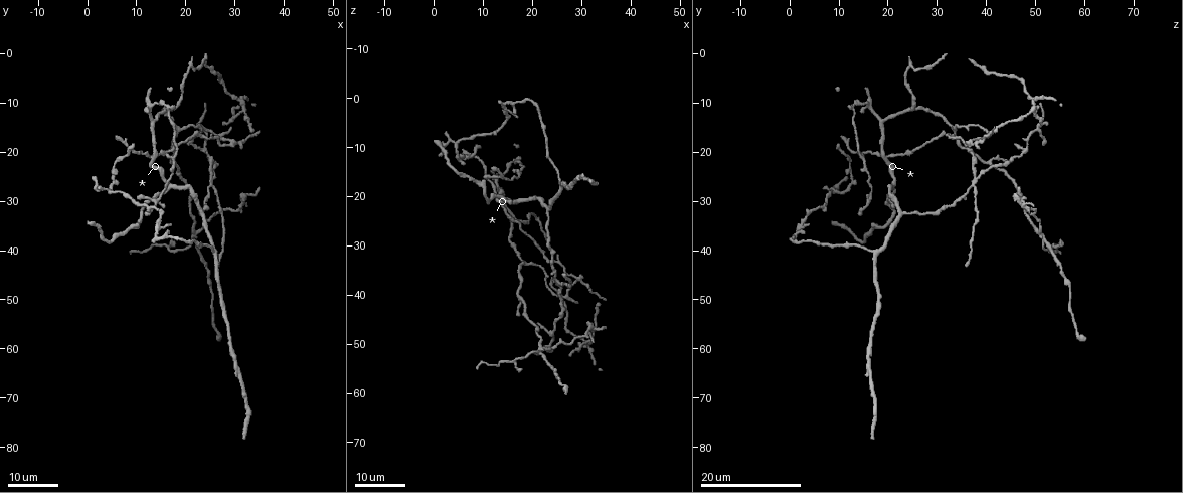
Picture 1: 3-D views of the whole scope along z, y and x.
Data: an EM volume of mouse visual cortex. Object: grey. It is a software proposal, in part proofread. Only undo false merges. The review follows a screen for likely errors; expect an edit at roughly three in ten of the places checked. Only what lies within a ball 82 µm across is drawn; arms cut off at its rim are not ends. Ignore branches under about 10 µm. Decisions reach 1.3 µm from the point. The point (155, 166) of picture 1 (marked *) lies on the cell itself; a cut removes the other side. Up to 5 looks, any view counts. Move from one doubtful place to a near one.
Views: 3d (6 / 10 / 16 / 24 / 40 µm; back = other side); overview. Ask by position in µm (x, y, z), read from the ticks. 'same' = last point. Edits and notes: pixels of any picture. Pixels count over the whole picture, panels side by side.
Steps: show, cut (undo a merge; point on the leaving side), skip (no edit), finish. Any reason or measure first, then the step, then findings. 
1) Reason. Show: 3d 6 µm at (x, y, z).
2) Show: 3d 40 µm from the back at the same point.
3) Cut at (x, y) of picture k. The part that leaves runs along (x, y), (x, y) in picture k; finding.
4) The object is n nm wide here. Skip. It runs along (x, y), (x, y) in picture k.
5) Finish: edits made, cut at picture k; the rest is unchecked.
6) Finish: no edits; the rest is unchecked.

Calibre changes. Show: 3d 24 µm at (17.0, 21.5, 39.5).

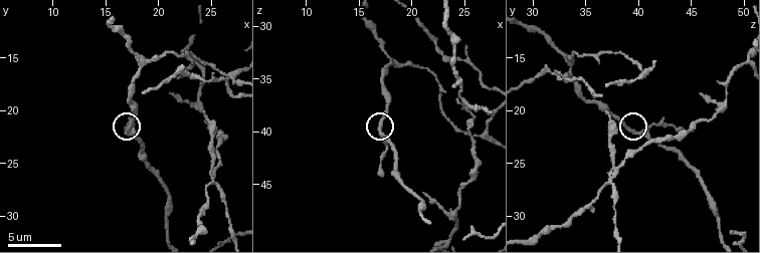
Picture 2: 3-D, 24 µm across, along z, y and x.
Show: 3d 6 µm at (17.4, 22.0, 39.2).

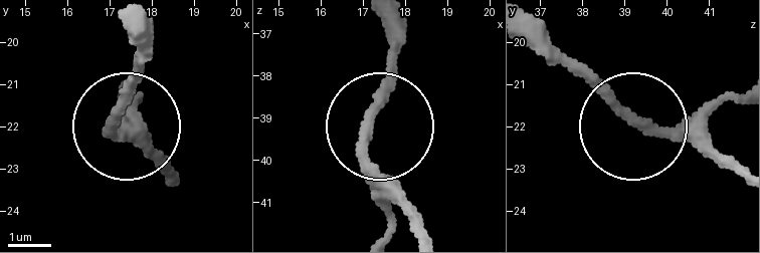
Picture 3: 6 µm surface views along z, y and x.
Skip. It runs along (380, 17), (391, 81), (369, 168), (416, 233) in picture 3; all the same cell.

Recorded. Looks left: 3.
Three-way junction. Show: 3d 24 µm at (31.5, 12.0, 49.0).

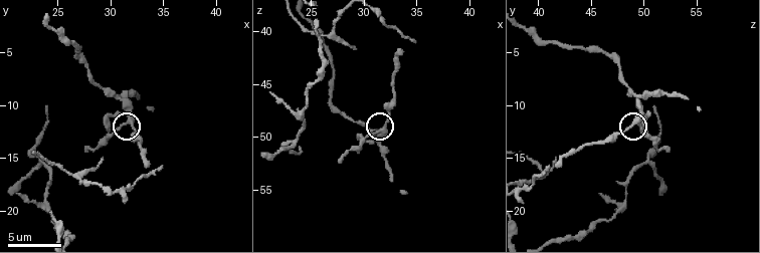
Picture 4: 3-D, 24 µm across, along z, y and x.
Closer look. Show: 3d 10 µm at (32.0, 11.8, 49.2).

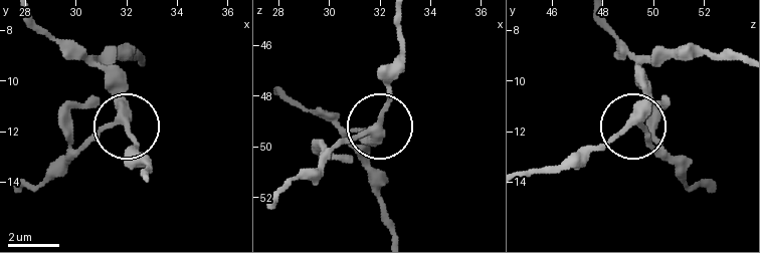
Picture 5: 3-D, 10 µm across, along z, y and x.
The object is 270 nm wide here. Skip. It runs along (399, 21), (399, 66), (367, 155) in picture 5; all the same cell.

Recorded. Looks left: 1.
Three arms meet. Show: 3d 10 µm at (23.2, 15.0, 50.4).

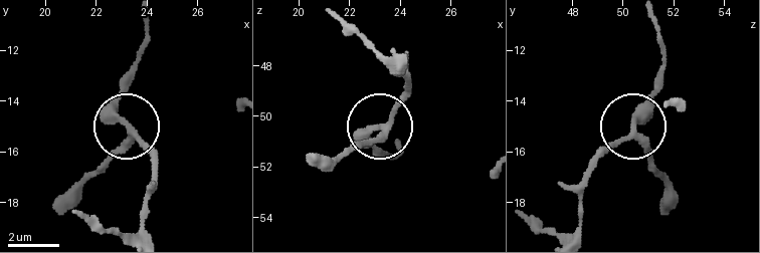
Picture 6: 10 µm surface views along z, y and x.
Skip. It runs along (395, 57), (408, 94), (371, 132), (375, 151) in picture 6; all the same cell.

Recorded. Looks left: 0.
Finish: no edits; the rest is unchecked.

